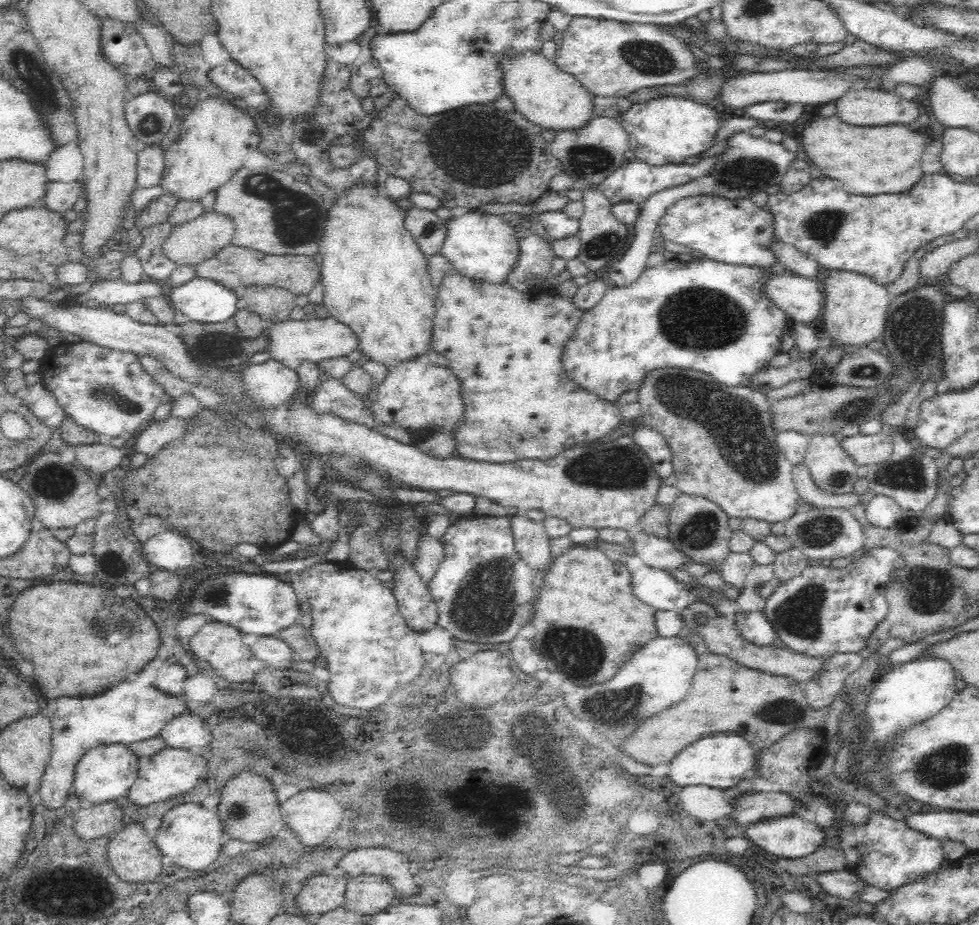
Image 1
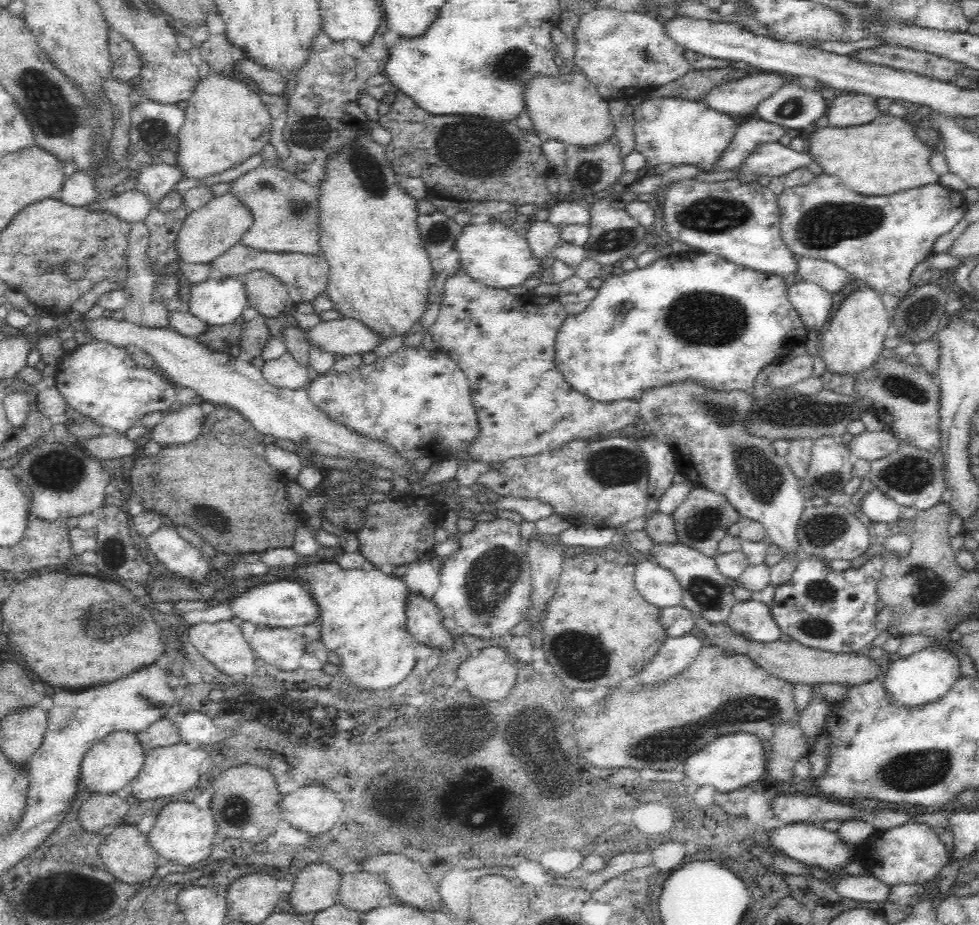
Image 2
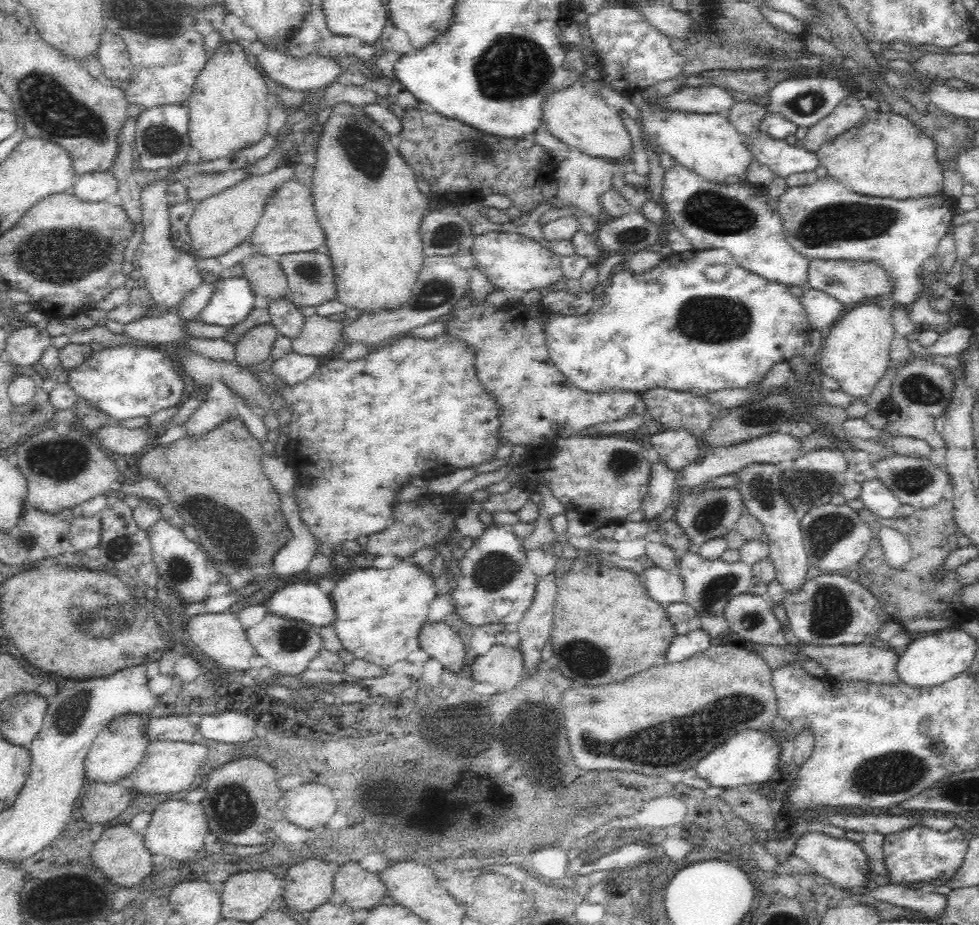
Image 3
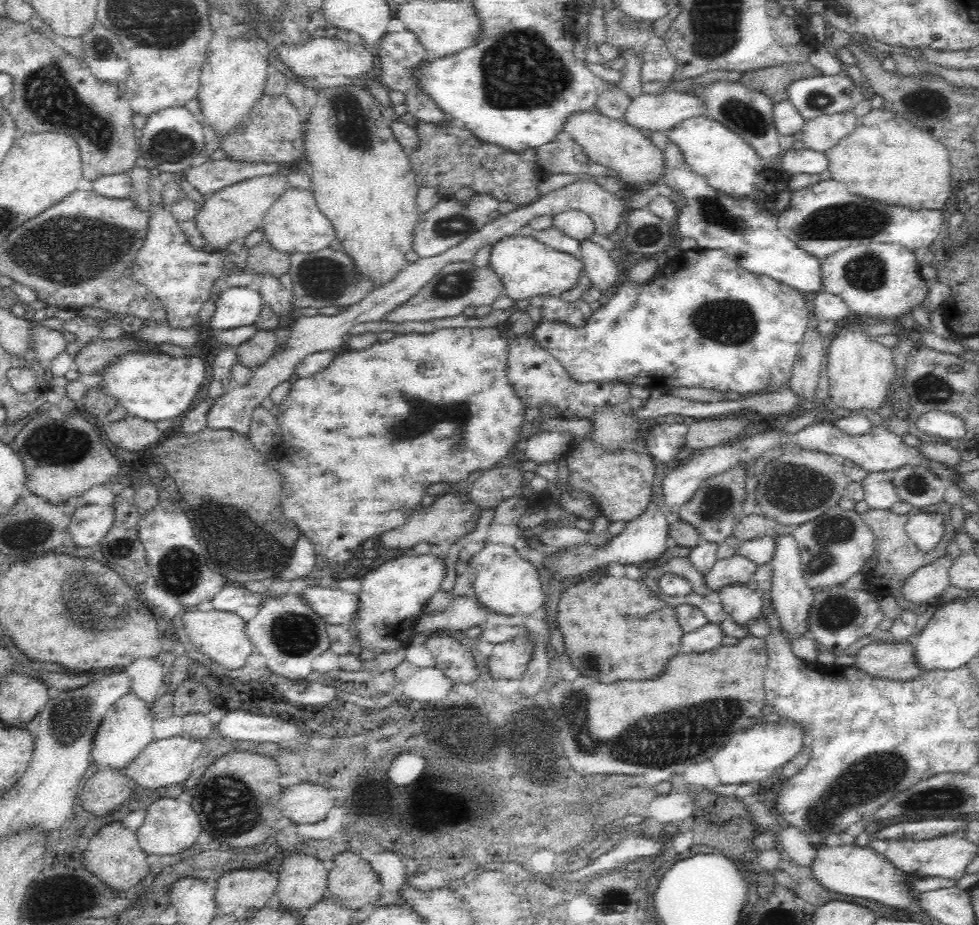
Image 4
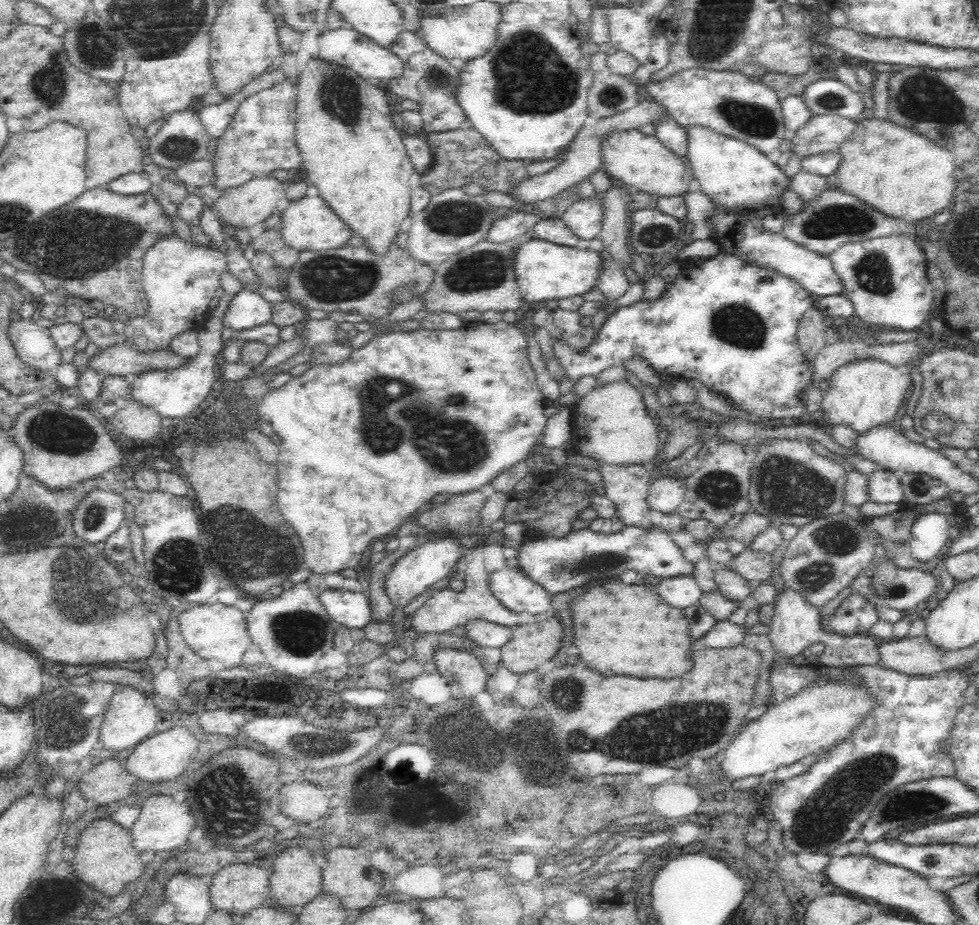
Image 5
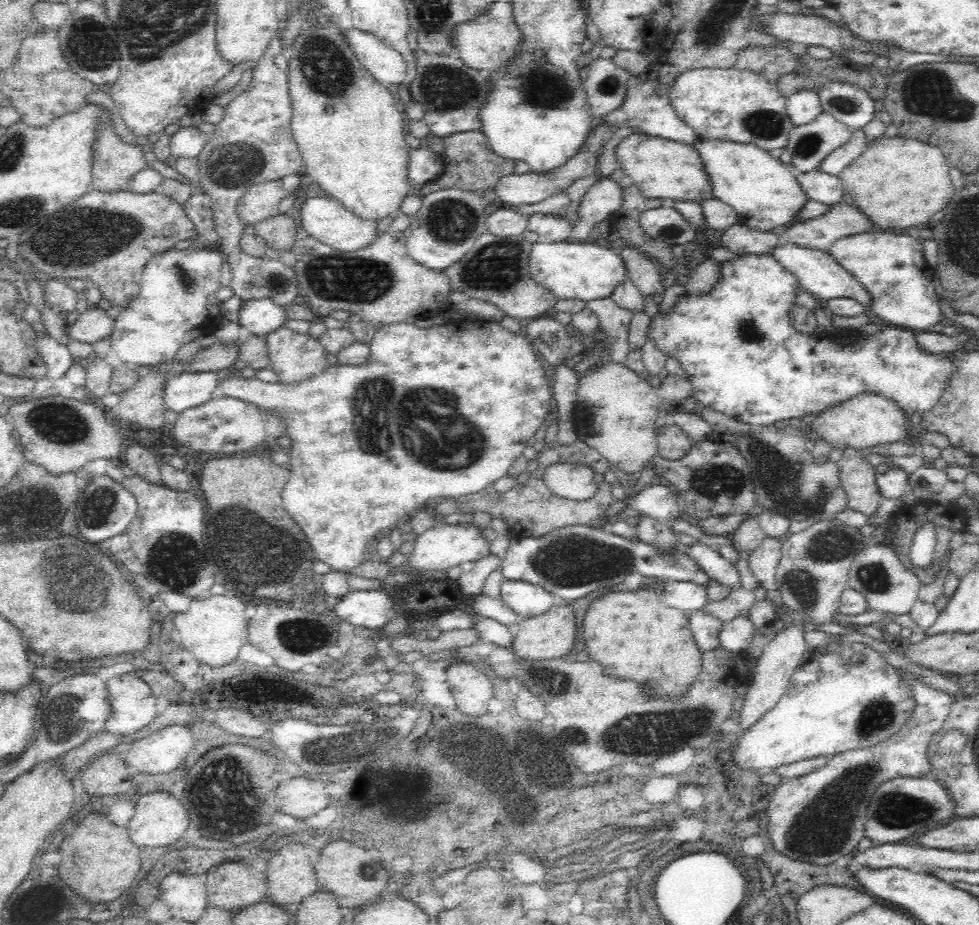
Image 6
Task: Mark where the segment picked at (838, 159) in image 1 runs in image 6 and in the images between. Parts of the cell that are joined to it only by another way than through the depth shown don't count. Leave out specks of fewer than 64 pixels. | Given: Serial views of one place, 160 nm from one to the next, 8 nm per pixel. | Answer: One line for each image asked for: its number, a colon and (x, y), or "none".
2: (882, 157)
3: (886, 155)
4: (882, 146)
5: (897, 172)
6: (897, 183)

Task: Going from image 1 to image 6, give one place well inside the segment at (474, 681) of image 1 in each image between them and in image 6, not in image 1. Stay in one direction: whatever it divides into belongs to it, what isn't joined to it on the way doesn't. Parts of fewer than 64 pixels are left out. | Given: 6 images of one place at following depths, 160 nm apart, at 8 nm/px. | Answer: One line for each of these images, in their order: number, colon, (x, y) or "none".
2: (491, 674)
3: (502, 667)
4: (509, 659)
5: (530, 645)
6: (550, 635)

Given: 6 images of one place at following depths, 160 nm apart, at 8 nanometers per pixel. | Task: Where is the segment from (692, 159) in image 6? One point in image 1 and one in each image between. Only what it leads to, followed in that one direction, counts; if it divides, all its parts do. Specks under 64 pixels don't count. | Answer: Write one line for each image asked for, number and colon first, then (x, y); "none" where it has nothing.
1: (552, 99)
2: (569, 108)
3: (578, 117)
4: (622, 148)
5: (642, 162)

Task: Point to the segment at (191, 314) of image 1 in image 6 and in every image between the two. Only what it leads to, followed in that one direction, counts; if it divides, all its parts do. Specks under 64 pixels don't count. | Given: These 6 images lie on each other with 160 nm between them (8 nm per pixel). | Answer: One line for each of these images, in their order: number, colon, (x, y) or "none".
2: (217, 301)
3: (233, 301)
4: (236, 307)
5: (247, 310)
6: (261, 317)

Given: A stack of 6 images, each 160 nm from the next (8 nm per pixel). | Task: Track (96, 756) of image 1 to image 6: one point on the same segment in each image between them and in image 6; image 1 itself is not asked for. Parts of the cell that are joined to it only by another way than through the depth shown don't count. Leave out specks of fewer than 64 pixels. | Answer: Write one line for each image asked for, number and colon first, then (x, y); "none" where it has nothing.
2: (108, 767)
3: (119, 748)
4: (127, 727)
5: (131, 717)
6: (133, 707)

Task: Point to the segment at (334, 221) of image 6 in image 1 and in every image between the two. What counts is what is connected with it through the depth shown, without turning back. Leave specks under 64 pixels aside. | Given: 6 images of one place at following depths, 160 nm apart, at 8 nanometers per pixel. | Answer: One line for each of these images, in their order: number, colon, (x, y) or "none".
1: (274, 213)
2: (286, 220)
3: (289, 224)
4: (294, 223)
5: (310, 223)

